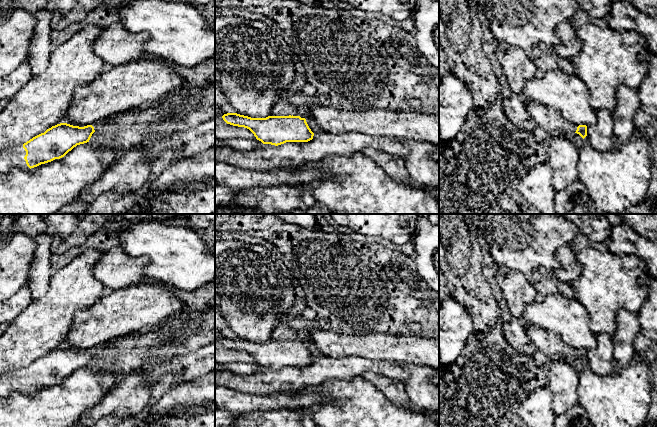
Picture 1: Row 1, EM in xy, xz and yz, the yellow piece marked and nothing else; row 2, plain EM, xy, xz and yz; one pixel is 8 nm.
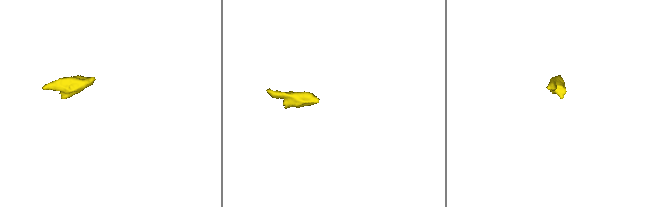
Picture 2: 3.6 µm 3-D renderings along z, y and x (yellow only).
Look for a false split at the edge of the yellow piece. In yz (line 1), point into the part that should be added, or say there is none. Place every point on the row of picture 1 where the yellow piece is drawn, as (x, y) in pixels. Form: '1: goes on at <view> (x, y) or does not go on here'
1: goes on at yz (551, 119)

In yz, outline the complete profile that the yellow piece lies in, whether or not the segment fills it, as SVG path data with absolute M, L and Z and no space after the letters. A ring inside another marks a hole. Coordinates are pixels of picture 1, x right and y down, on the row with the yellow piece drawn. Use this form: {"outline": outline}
{"outline": "M523 98L527 112L537 123L543 127L551 136L553 135L570 135L573 133L579 134L583 139L587 136L587 126L575 124L567 121L561 112L557 109L548 107L542 103L531 99Z"}

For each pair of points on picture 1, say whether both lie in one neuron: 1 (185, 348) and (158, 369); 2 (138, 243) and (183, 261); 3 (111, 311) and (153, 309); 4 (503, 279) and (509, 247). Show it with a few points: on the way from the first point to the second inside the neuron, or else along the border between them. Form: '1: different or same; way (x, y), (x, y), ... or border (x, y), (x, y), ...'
1: different; border (154, 346), (180, 342), (172, 355), (199, 349)
2: same; way (149, 243), (157, 243), (172, 256)
3: same; way (121, 311), (143, 309)
4: different; border (498, 265), (517, 270), (526, 278)

